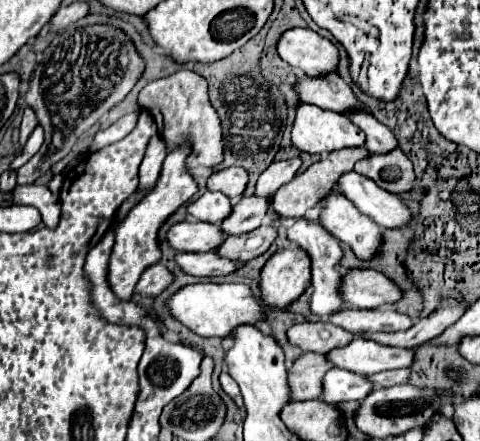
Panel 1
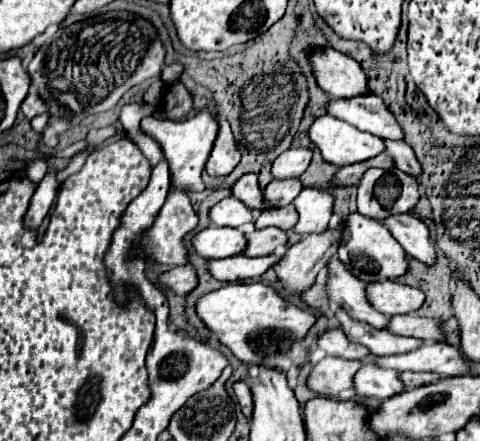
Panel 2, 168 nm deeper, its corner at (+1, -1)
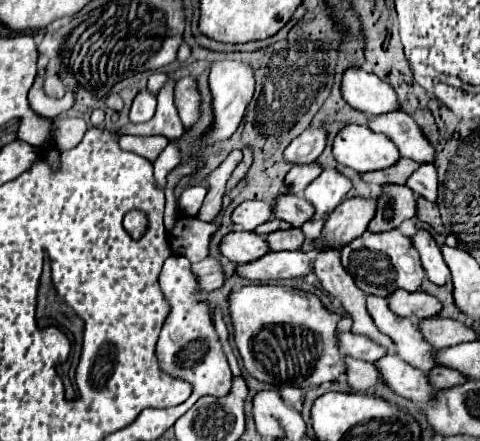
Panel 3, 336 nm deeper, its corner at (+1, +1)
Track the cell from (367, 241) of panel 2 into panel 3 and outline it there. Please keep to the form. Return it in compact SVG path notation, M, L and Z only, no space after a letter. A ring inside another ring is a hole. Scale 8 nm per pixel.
M366 230L360 238L346 244L340 250L342 266L348 270L348 274L354 278L356 286L366 294L376 294L386 298L396 288L404 288L408 292L418 290L422 284L426 272L420 264L420 256L412 248L412 242L400 232L400 230L388 230L388 232L370 232Z

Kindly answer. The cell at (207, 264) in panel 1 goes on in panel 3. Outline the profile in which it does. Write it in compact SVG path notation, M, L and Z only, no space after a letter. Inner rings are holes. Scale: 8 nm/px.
M300 250L268 252L256 262L236 264L236 274L248 280L280 280L312 272L312 256Z

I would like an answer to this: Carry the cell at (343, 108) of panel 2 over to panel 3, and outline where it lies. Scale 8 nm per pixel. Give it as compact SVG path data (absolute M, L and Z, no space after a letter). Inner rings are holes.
M394 110L392 114L378 114L372 116L366 124L372 132L386 134L396 148L400 150L400 156L412 158L416 162L432 162L434 150L424 138L418 124L404 112Z

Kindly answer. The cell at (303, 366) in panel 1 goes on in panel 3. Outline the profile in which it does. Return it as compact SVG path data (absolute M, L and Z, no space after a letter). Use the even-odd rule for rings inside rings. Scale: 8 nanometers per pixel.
M344 356L344 362L348 366L348 370L344 372L344 378L354 392L362 392L378 382L378 372L376 372L372 362L356 360L350 356Z

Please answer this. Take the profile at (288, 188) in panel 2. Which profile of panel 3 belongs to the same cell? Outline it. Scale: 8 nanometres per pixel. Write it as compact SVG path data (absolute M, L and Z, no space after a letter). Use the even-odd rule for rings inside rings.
M304 164L304 166L292 166L292 170L286 174L284 182L290 190L290 194L298 194L302 192L318 174L322 172L322 168L318 164Z

